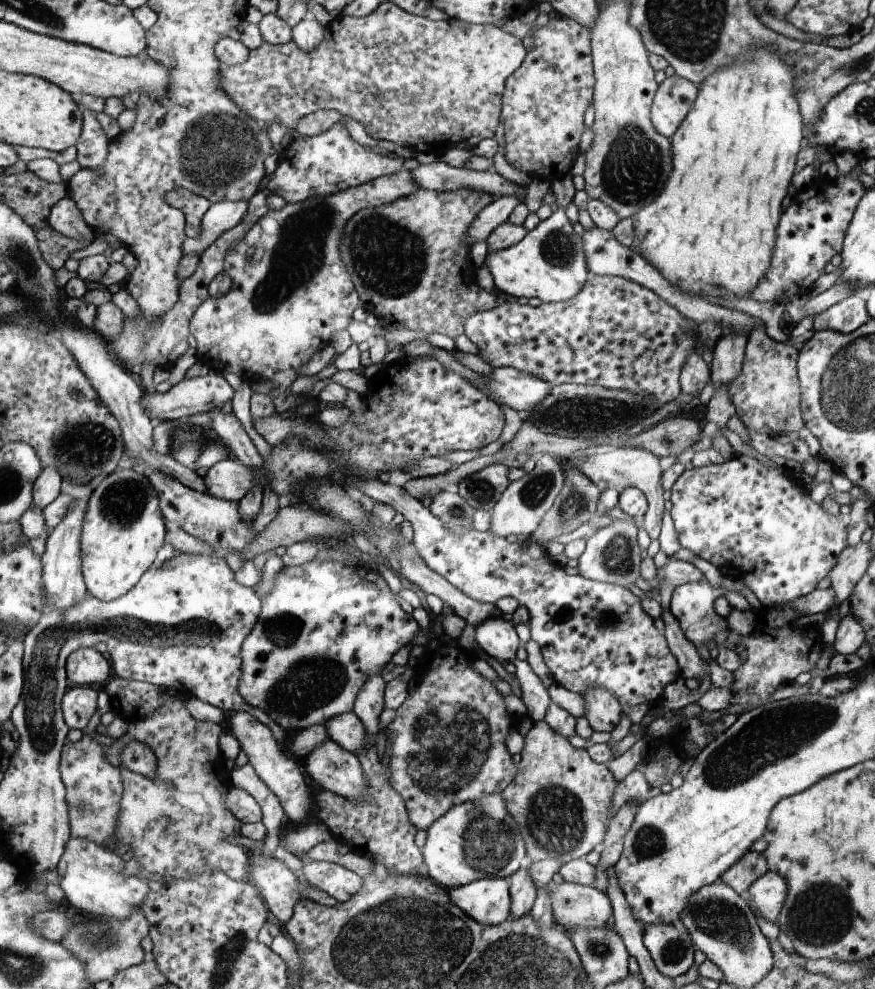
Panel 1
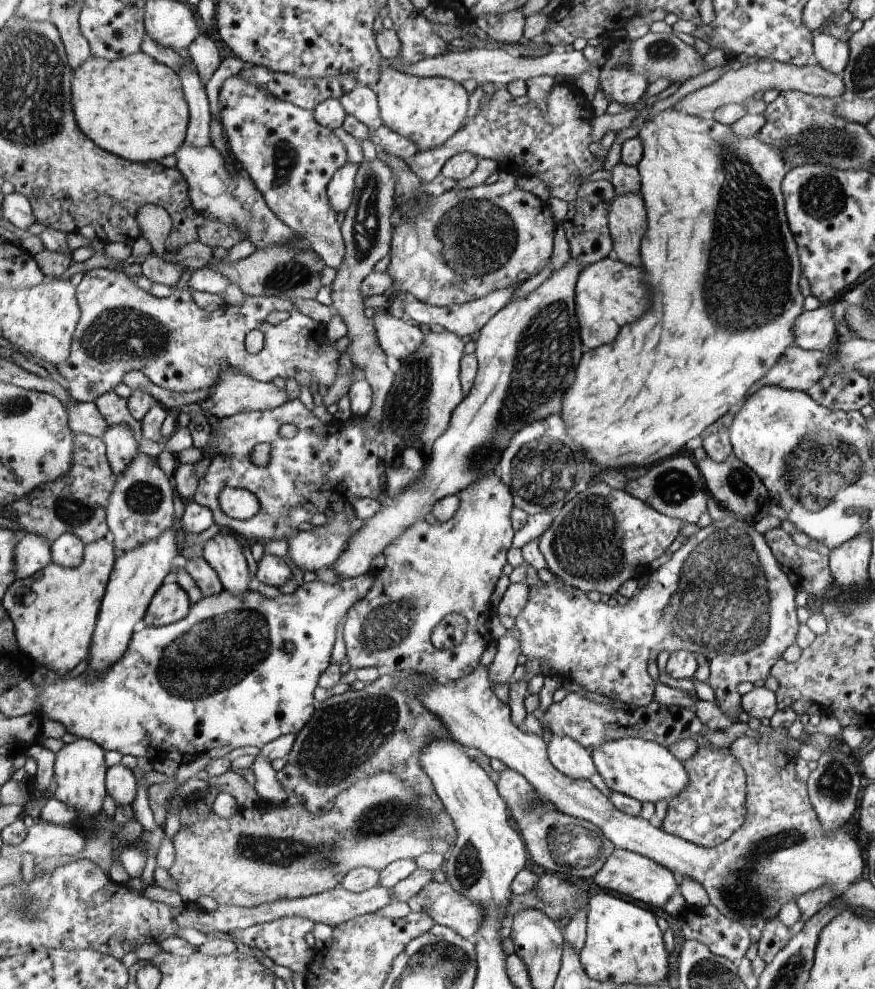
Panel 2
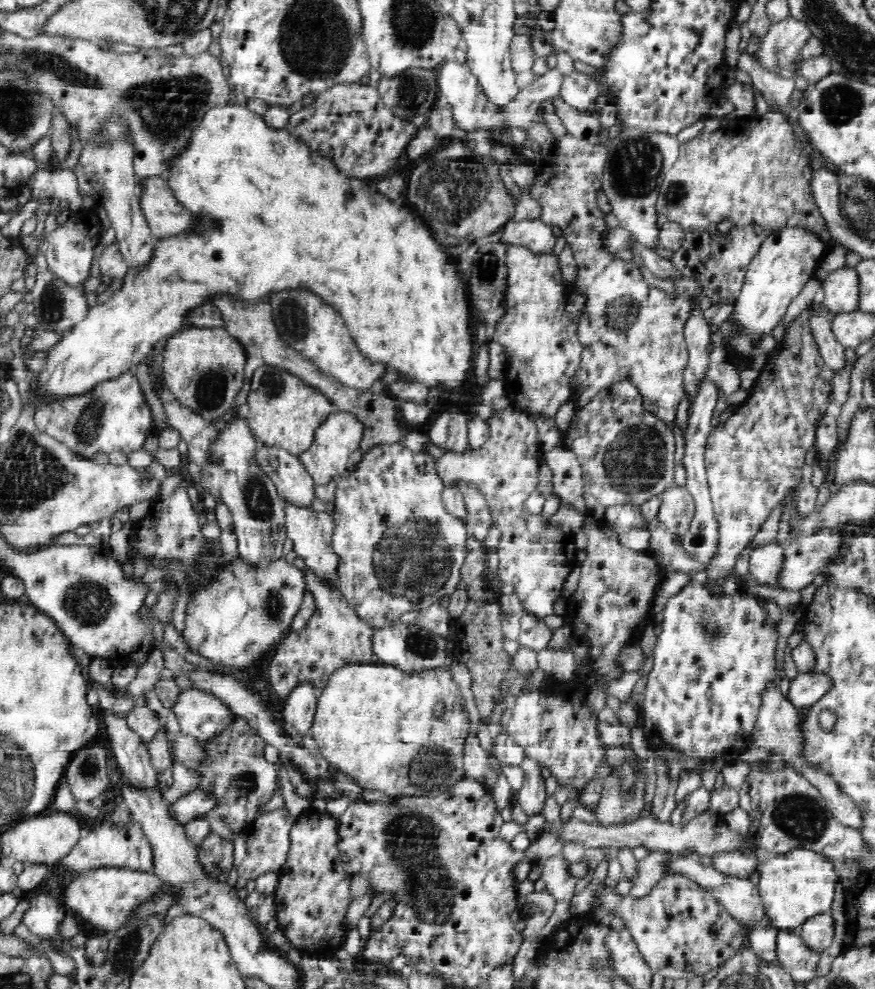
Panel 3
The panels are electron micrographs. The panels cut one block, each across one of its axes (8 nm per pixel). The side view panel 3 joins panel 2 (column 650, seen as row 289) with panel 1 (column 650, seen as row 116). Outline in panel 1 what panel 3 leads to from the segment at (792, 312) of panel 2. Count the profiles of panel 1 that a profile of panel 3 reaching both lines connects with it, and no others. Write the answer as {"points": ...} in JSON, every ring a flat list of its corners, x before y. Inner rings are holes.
{"points":[[755,48,751,50,745,58,735,60,729,68,715,72,713,76,709,76,697,92,697,98,693,102,693,108,689,110,689,114,683,118,681,126,675,130,675,134,671,136,671,152,673,152,673,170,665,182,665,188,661,190,661,194,657,196,657,200,653,200,653,204,645,206,643,210,639,210,633,218,629,220,621,220,621,224,613,230,613,234,617,236,617,240,623,246,635,246,635,250,647,260,651,262,667,282,671,282,673,286,681,288,687,294,705,298,707,302,713,302,715,298,745,298,747,292,751,292,759,280,767,274,769,266,771,266,771,258,773,258,773,248,777,242,777,228,779,228,779,216,781,216,781,200,785,196,785,190,789,186,789,180,793,176,793,164,795,164,795,154,799,152,801,146,801,130,803,130,803,118,801,118,801,110,799,110,799,102,795,98,795,90,793,90,793,76,791,70,785,66,785,62,781,58,777,58,773,52,769,52,769,48]]}

